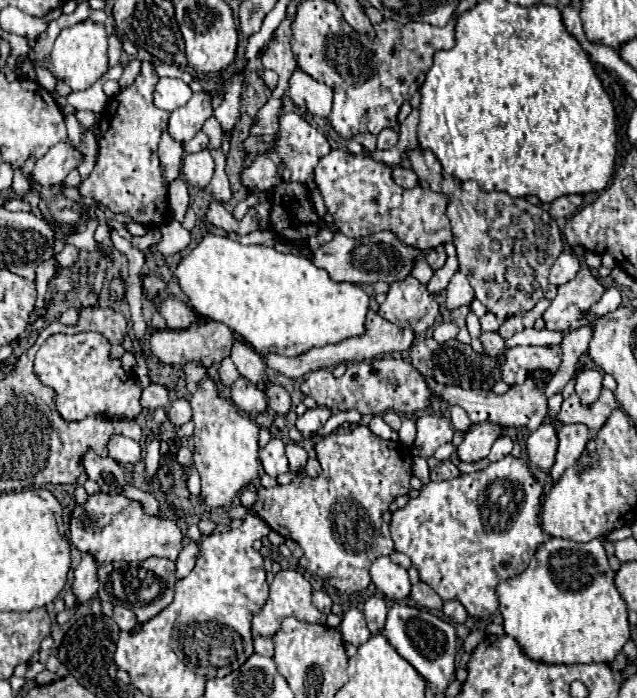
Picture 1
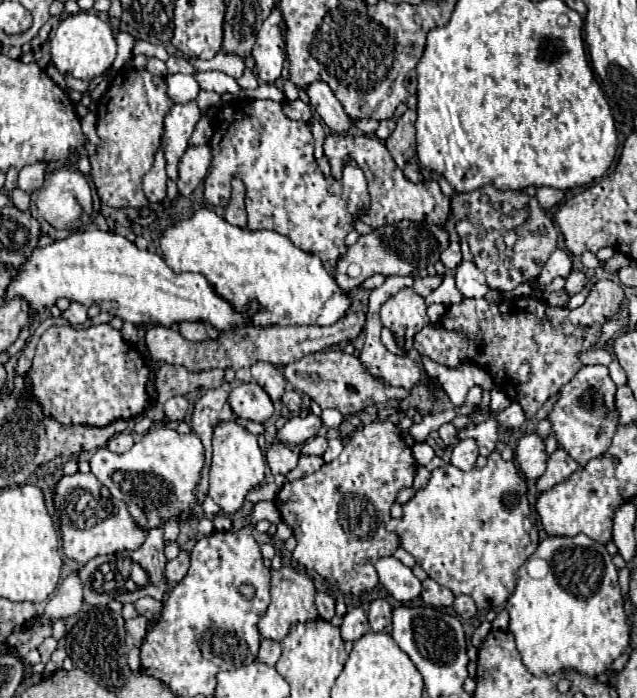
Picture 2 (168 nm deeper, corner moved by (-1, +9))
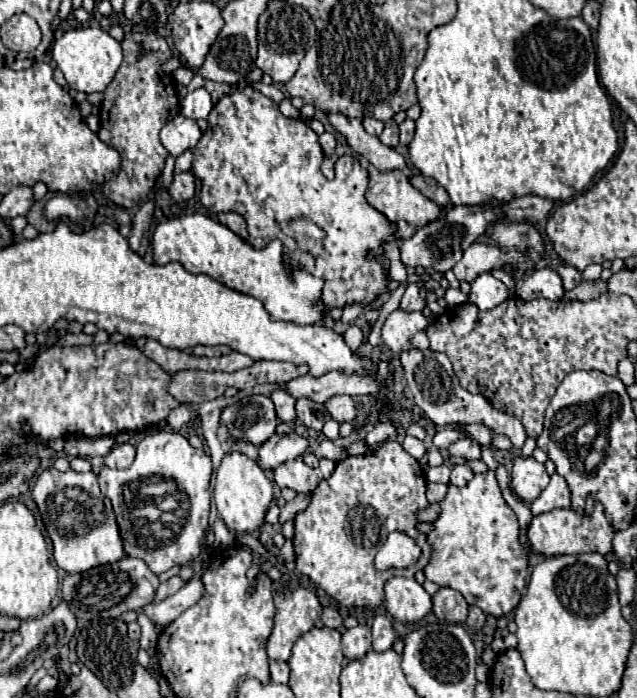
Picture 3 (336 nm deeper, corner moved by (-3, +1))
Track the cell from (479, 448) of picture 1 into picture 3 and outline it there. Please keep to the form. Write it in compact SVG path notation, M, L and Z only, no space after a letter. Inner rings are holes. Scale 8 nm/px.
M455 465L451 471L451 485L463 487L465 483L469 483L473 479L473 471L467 465Z

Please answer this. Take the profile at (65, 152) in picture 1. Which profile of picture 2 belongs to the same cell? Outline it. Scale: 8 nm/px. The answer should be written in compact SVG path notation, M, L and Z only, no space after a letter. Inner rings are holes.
M37 161L19 171L19 187L27 193L33 193L43 187L43 179L47 175L47 161Z

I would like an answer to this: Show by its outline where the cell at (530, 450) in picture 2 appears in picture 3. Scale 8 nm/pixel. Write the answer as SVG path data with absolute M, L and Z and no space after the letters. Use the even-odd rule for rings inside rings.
M519 457L513 461L511 489L521 501L533 503L547 487L547 481L549 475L545 471L545 465L537 463L533 457Z

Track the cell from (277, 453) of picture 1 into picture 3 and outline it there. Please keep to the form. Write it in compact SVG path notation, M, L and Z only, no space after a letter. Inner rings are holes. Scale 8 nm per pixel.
M303 457L291 459L275 469L275 483L283 489L289 487L297 493L311 493L323 479L327 479L335 469L335 461L319 461L317 467L303 463Z

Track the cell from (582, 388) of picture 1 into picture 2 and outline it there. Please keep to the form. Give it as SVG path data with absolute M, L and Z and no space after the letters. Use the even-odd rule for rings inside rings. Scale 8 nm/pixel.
M605 365L581 367L579 373L561 389L561 399L549 413L559 447L565 449L579 465L585 465L591 457L603 455L609 447L609 441L617 429L617 413L613 413L615 389L617 387Z

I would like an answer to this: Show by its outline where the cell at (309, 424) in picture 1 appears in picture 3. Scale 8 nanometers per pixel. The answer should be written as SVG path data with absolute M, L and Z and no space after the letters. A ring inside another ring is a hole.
M287 433L287 435L273 435L267 443L259 447L259 457L257 463L265 471L273 471L285 461L291 461L299 457L307 449L309 441L303 439L297 433Z

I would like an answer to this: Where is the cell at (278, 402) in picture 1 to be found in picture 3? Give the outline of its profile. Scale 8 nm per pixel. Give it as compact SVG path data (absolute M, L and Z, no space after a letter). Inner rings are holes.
M299 399L297 401L297 417L299 421L307 427L307 429L313 429L313 431L321 431L329 413L325 409L325 405L321 403L315 403L311 399Z

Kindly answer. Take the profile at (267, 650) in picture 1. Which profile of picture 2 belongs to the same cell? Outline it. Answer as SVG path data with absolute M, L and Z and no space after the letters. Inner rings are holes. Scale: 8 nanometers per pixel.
M261 639L261 647L259 647L259 659L261 661L265 661L267 665L275 665L279 655L281 655L281 643L279 641Z

